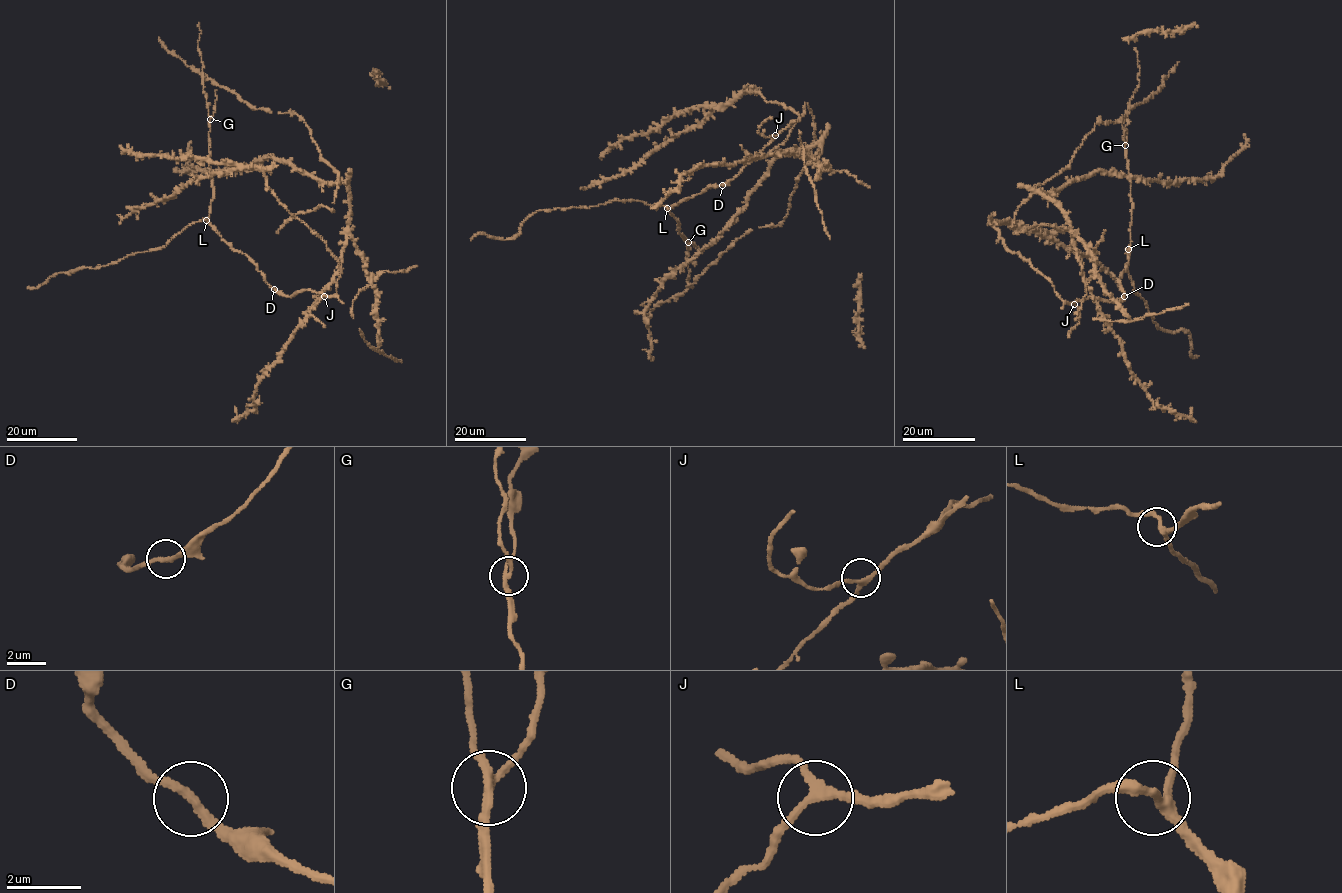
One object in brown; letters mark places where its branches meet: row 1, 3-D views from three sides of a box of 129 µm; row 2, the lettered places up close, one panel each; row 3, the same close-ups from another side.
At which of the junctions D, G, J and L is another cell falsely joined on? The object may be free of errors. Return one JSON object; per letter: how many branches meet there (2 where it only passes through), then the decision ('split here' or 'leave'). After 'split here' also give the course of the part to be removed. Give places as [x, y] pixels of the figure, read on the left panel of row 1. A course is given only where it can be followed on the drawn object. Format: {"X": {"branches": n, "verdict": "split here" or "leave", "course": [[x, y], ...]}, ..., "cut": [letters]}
{"D": {"branches": 2, "verdict": "leave"}, "G": {"branches": 3, "verdict": "split here", "course": [[209, 119], [215, 111], [216, 89]]}, "J": {"branches": 3, "verdict": "leave"}, "L": {"branches": 3, "verdict": "leave"}, "cut": ["G"]}

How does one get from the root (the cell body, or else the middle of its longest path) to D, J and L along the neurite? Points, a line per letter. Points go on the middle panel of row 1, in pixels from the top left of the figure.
D: (796, 154), (787, 151), (764, 155), (763, 150), (760, 151), (722, 185)
J: (796, 154), (787, 151), (763, 154), (775, 135)
L: (796, 154), (787, 151), (764, 155), (763, 150), (760, 151), (724, 185), (709, 186), (667, 208)

